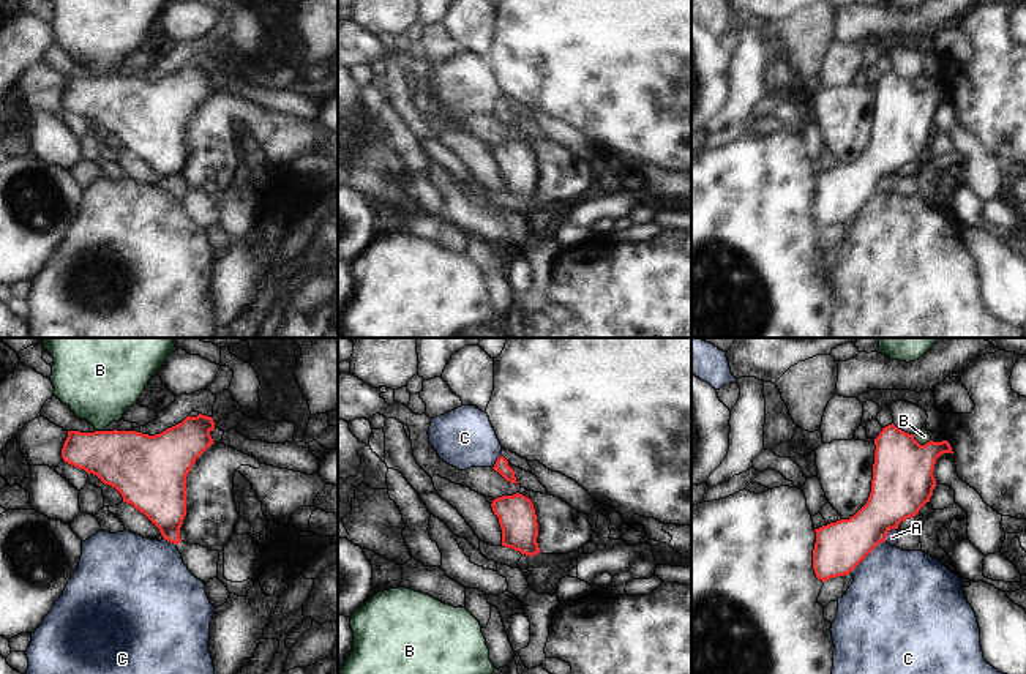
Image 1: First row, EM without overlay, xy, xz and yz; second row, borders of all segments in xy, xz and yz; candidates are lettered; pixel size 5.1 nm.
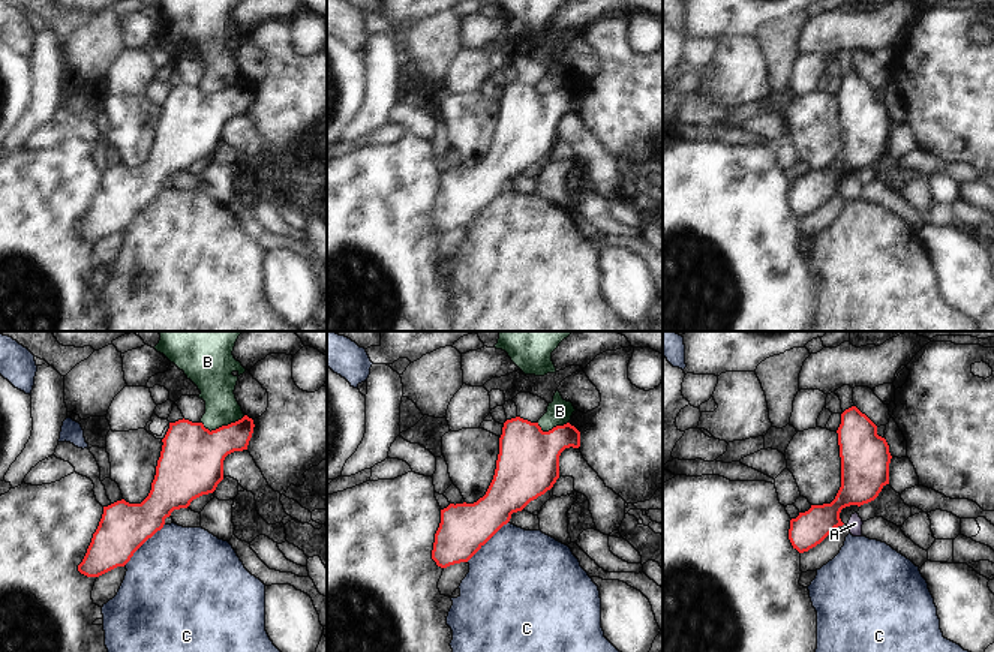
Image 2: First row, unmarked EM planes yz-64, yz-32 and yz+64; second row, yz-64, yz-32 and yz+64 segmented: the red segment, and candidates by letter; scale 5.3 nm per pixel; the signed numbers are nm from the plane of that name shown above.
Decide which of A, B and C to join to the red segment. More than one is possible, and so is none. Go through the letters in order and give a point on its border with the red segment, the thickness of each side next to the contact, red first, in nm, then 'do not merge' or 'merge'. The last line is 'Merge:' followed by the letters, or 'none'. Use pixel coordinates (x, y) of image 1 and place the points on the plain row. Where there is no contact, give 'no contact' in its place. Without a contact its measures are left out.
A: meets red in yz at (887, 179); 300 nm thick on the red side, 60 nm on the other; do not merge
B: meets red in yz at (919, 90); 320 nm thick on the red side, 70 nm on the other; do not merge
C: meets red in yz at (865, 202); 260 nm thick on the red side, 460 nm on the other; do not merge
Merge: none

